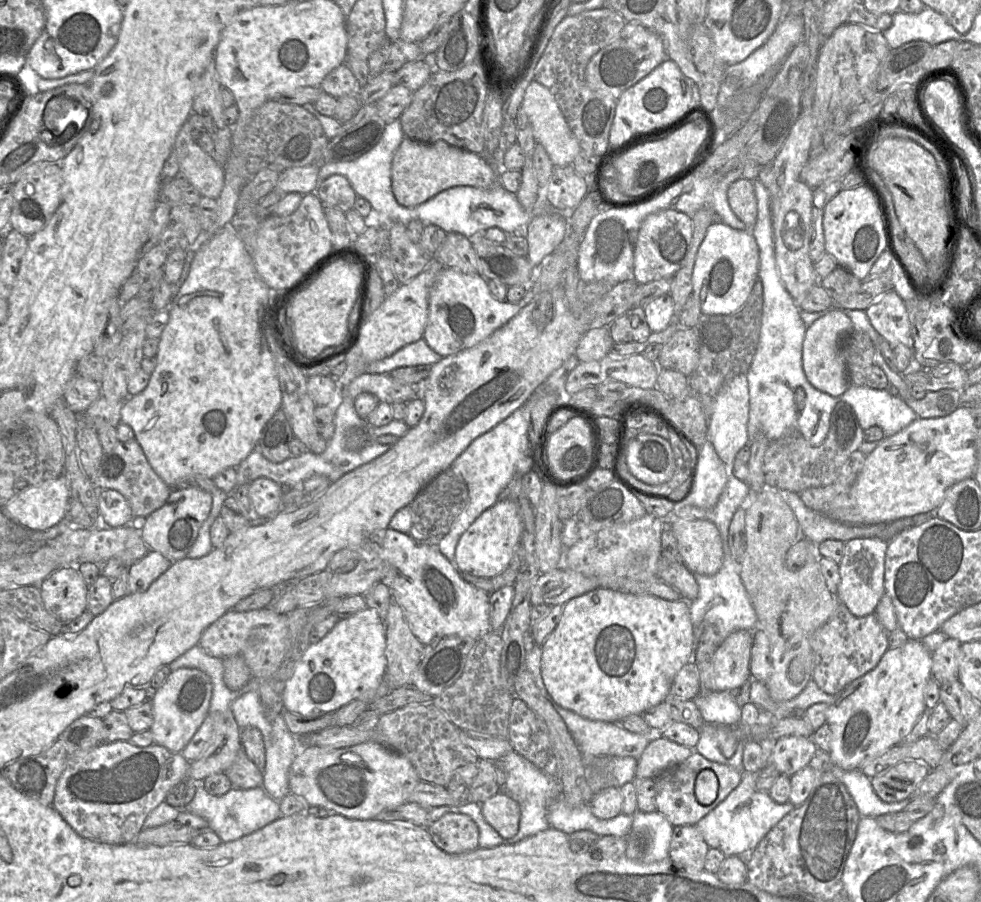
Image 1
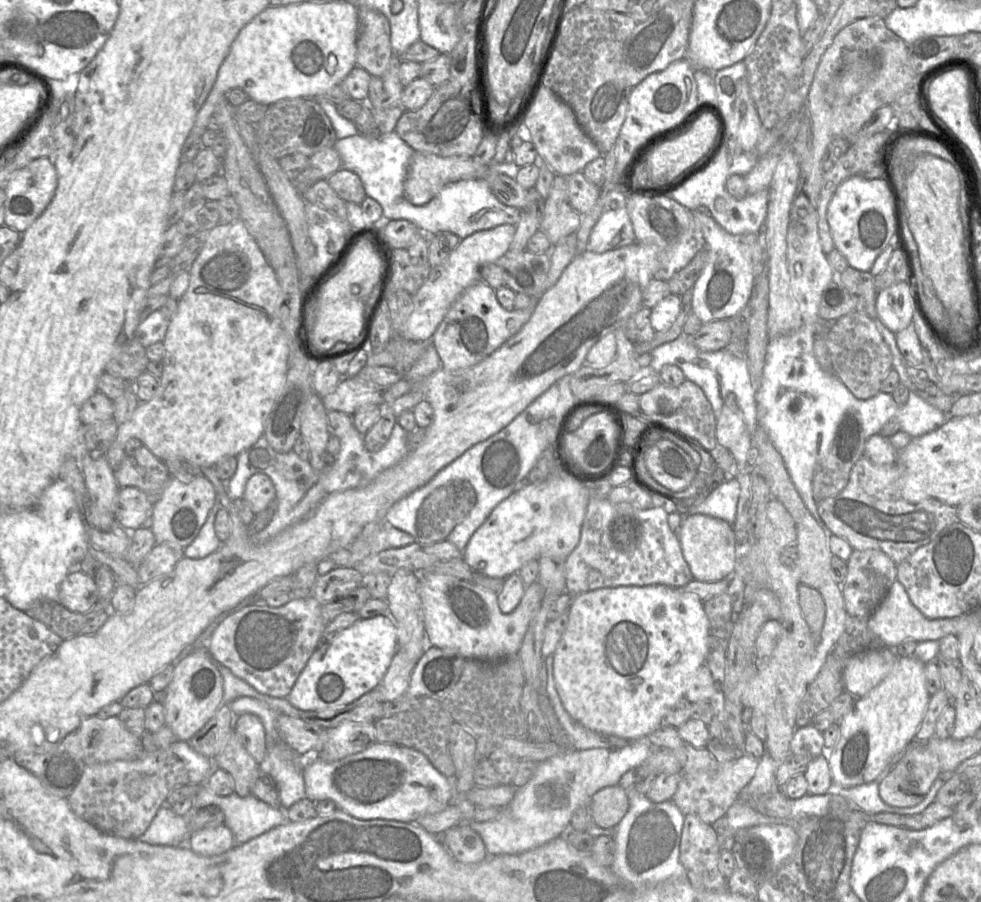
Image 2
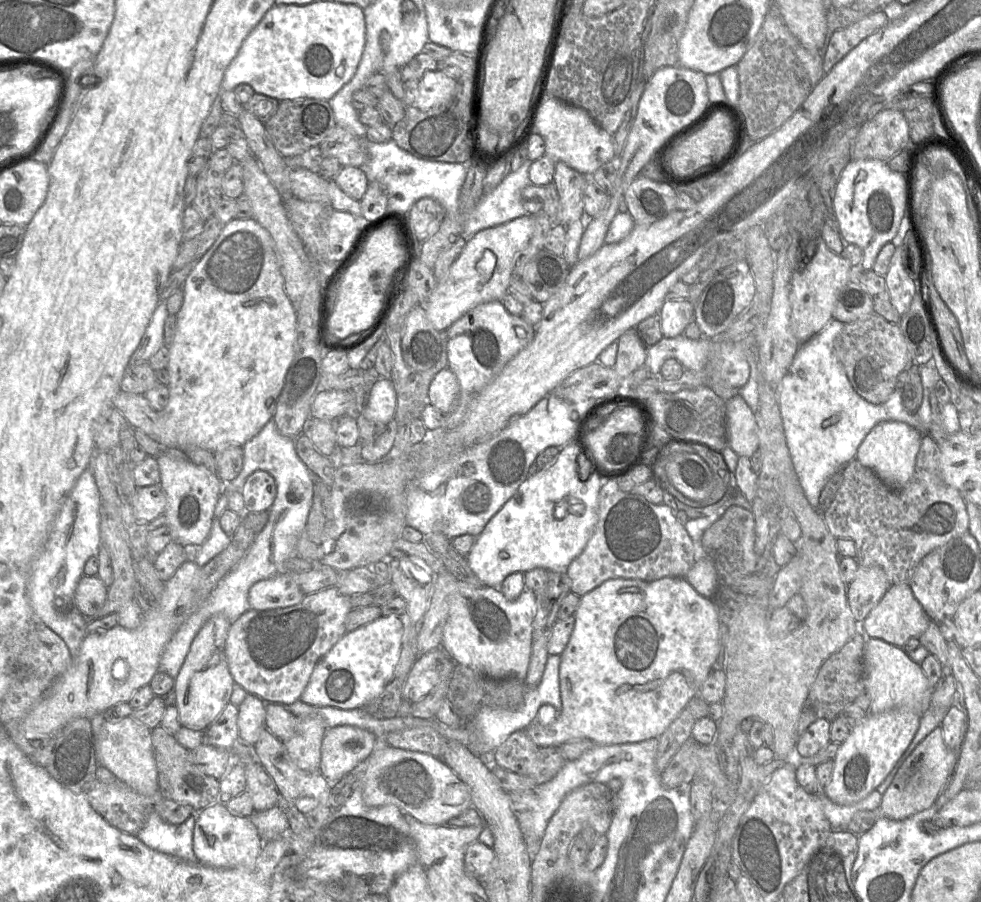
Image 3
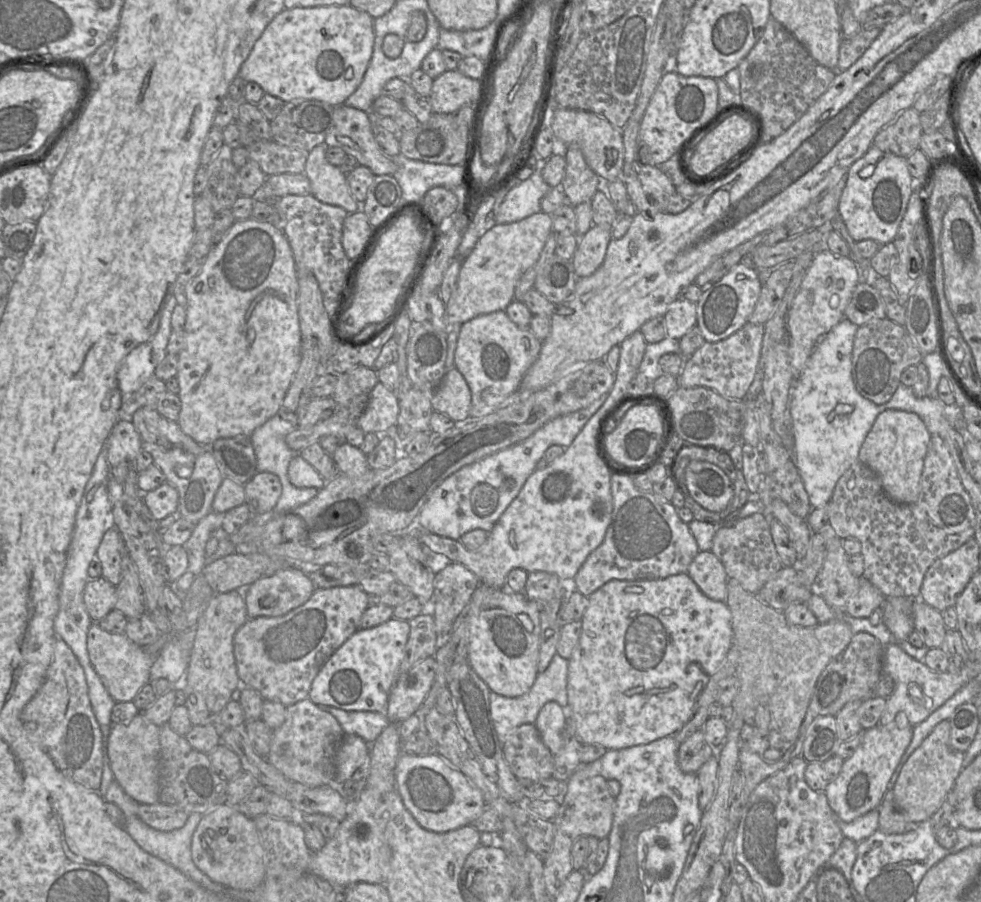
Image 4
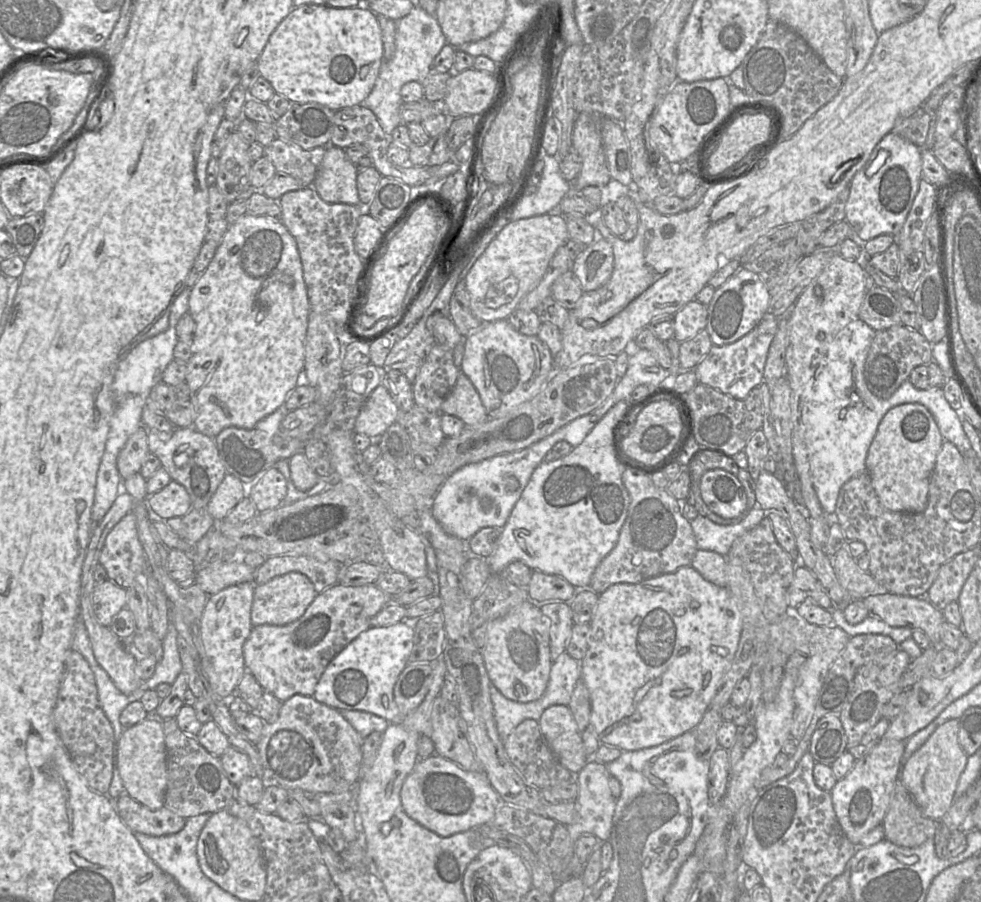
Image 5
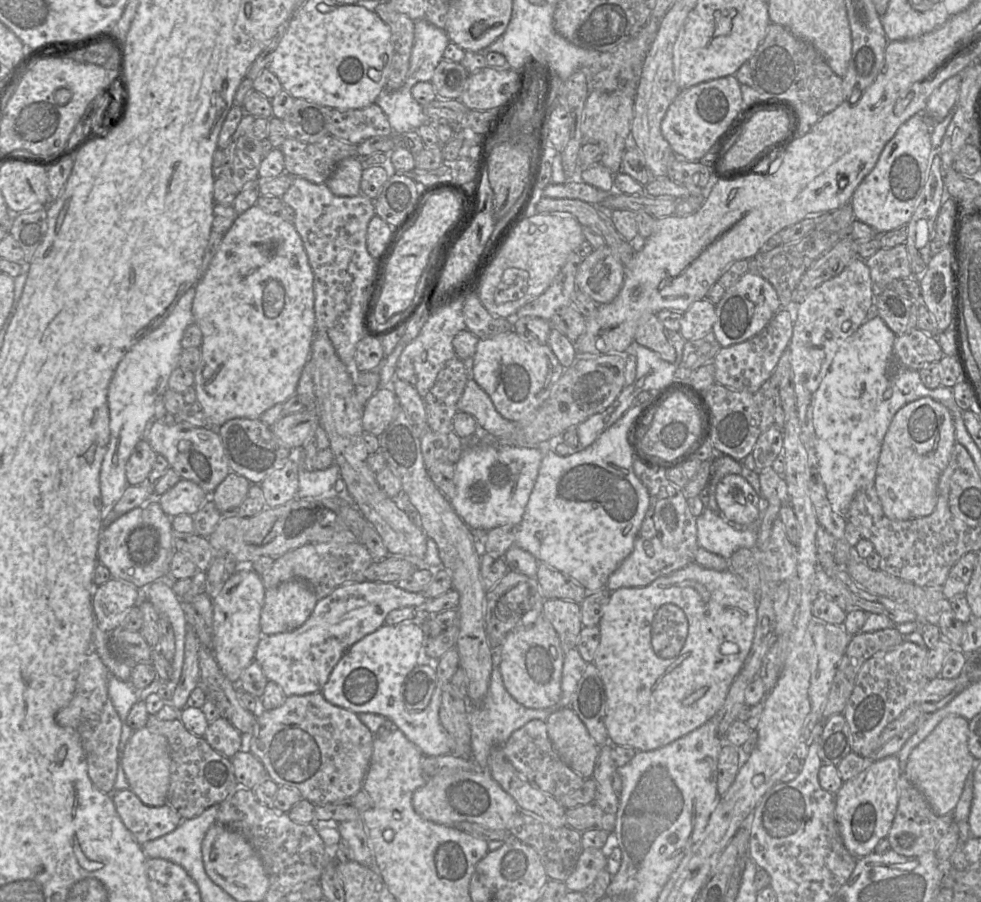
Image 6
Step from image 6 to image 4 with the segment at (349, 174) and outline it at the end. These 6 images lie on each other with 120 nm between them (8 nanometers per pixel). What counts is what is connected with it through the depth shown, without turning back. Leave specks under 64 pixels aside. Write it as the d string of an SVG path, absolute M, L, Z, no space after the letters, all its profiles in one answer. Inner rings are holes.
M322 143L308 153L304 173L310 181L311 193L323 203L341 207L348 213L357 212L357 200L349 190L346 175L326 160L327 148Z

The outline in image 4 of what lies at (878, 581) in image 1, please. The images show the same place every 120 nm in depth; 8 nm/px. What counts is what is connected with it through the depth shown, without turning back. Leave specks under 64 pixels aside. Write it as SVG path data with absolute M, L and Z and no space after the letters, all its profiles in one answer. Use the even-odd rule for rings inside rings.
M861 576L857 593L845 606L845 612L852 617L867 618L879 613L886 597L868 579Z

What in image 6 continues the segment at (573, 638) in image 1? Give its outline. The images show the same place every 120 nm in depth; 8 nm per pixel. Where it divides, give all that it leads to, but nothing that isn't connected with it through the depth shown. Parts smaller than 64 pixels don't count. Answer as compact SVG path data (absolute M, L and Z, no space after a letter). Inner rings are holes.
M691 562L647 586L612 591L598 623L600 643L592 662L605 688L608 742L637 752L652 751L710 721L740 673L756 622L757 597L729 569L715 571Z

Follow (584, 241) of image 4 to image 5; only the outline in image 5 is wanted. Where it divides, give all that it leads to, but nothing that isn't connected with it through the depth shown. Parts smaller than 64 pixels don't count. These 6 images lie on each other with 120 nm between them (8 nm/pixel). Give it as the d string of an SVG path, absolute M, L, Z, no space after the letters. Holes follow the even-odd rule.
M598 237L574 260L572 272L583 290L592 291L605 285L614 267L612 246Z

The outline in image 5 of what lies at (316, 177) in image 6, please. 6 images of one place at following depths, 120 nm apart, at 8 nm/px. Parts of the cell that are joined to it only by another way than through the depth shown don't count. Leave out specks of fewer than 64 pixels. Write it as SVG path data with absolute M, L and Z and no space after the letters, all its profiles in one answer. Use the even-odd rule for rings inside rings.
M281 138L264 146L263 156L274 165L277 173L298 179L303 186L312 187L327 146L303 149Z

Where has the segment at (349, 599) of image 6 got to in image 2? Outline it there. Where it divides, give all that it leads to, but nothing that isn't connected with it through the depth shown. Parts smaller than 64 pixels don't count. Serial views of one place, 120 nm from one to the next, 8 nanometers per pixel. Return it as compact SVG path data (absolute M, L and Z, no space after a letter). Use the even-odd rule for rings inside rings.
M313 596L296 597L280 607L265 605L257 600L225 614L210 636L205 648L217 664L222 664L246 681L258 692L277 698L286 698L313 652L323 642L327 622L322 616L322 604Z

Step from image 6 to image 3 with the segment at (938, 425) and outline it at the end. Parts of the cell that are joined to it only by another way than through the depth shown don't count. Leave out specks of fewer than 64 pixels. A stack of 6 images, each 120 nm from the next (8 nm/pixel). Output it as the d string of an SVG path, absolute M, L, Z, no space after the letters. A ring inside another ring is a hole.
M880 422L870 430L859 445L855 460L872 469L890 488L902 489L914 474L922 436L919 431L904 422Z

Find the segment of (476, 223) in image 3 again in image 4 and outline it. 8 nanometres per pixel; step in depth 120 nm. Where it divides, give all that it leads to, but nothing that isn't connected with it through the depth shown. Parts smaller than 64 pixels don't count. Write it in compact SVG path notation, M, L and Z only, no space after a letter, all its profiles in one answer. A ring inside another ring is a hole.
M547 159L536 162L536 170L524 181L517 183L506 193L496 210L496 224L518 222L535 213L541 212L540 202L551 189L542 178L542 170Z

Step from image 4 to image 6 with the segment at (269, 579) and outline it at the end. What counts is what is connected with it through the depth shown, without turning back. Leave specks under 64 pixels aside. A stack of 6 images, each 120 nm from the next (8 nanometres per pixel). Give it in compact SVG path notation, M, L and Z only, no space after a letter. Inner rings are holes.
M292 578L266 589L260 616L262 635L289 632L300 627L317 602L313 588L301 578Z

